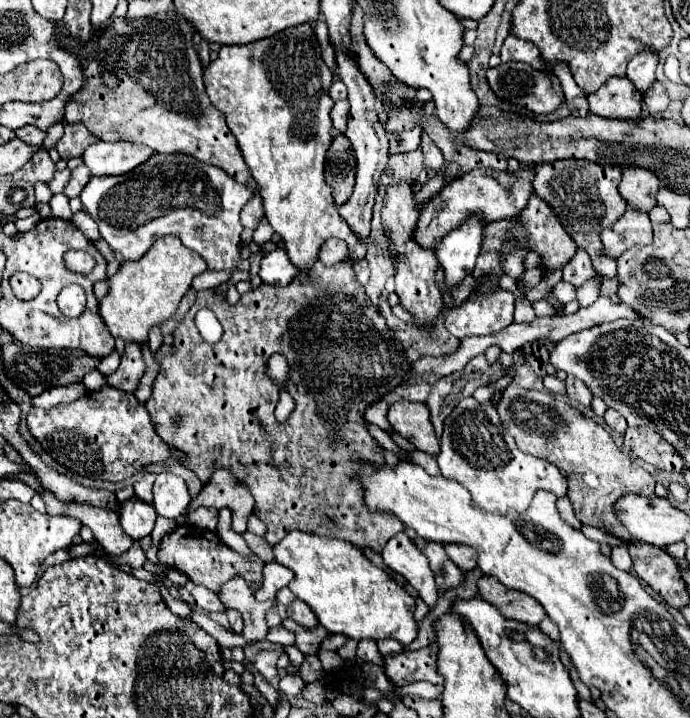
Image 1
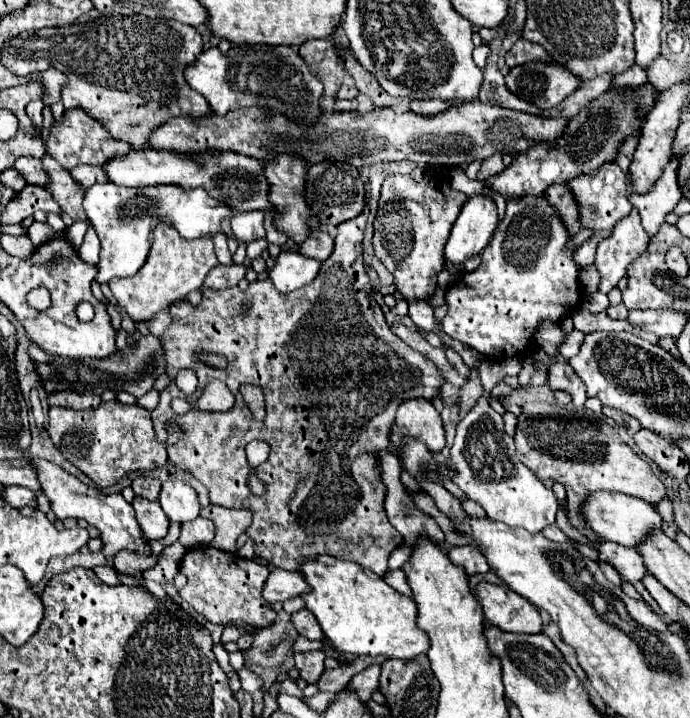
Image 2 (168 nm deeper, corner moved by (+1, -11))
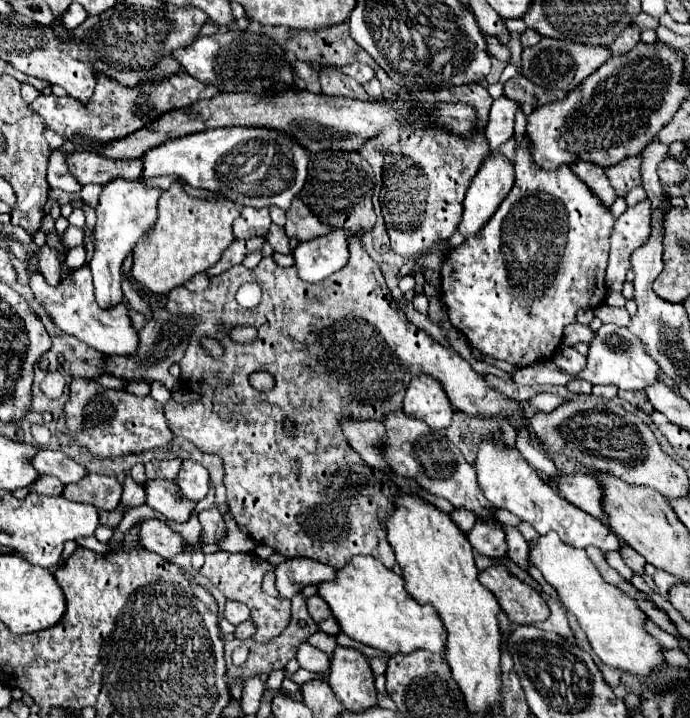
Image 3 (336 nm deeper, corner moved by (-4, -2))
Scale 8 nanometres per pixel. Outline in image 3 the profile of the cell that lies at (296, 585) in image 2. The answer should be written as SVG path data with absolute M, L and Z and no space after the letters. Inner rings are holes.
M287 559L275 567L277 575L277 589L281 597L293 597L297 591L301 591L305 585L311 583L323 583L335 579L337 569L313 559Z

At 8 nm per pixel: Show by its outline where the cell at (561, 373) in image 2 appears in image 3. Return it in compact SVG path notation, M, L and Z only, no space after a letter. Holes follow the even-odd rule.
M561 345L559 351L555 353L553 363L555 363L561 371L567 371L569 375L577 375L577 373L583 371L583 367L585 367L585 357L583 357L575 347Z

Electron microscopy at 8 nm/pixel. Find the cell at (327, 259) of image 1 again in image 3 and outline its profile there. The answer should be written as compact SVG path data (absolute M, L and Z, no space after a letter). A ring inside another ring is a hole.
M293 199L291 207L287 209L285 215L287 215L287 223L283 229L285 229L287 237L295 237L297 241L309 241L309 239L315 239L315 237L331 231L331 227L327 227L319 219L315 219L315 215L311 215L311 211L299 199Z

